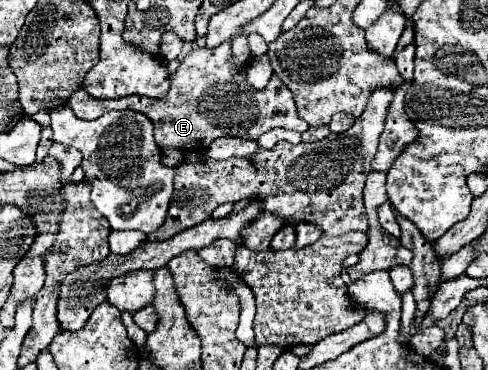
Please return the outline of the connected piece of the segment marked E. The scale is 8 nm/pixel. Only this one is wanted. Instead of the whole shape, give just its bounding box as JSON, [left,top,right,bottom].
[68,43,308,151]

